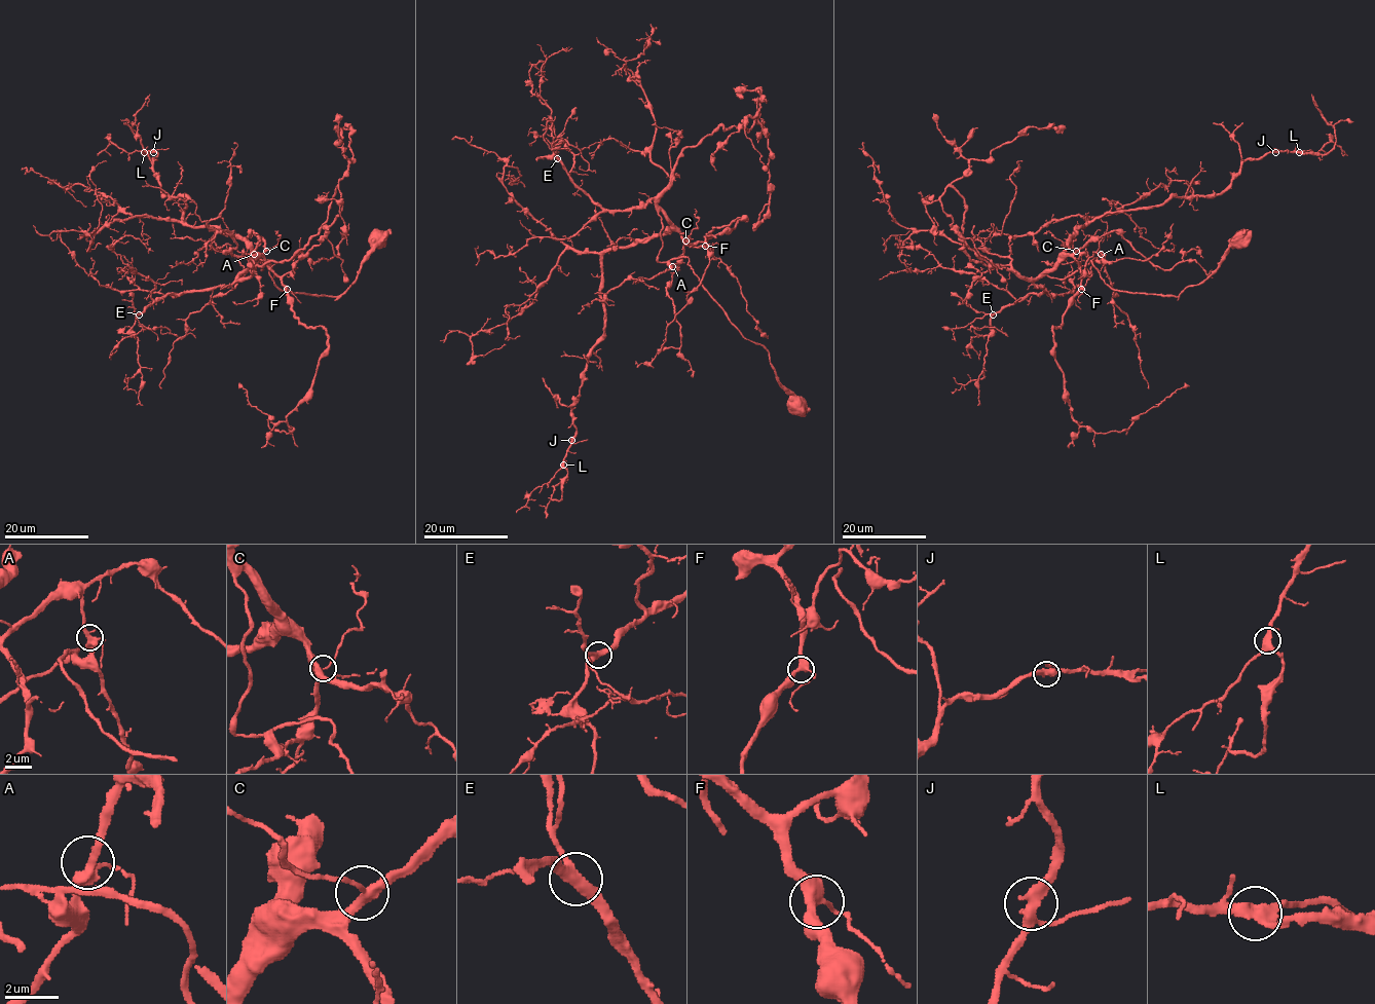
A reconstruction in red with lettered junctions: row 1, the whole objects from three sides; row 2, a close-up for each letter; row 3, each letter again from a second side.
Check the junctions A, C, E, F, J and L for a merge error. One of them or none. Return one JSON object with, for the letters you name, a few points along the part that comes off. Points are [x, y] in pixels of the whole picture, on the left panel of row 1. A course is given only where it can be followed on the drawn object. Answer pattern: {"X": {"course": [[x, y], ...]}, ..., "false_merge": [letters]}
{"false_merge": []}

